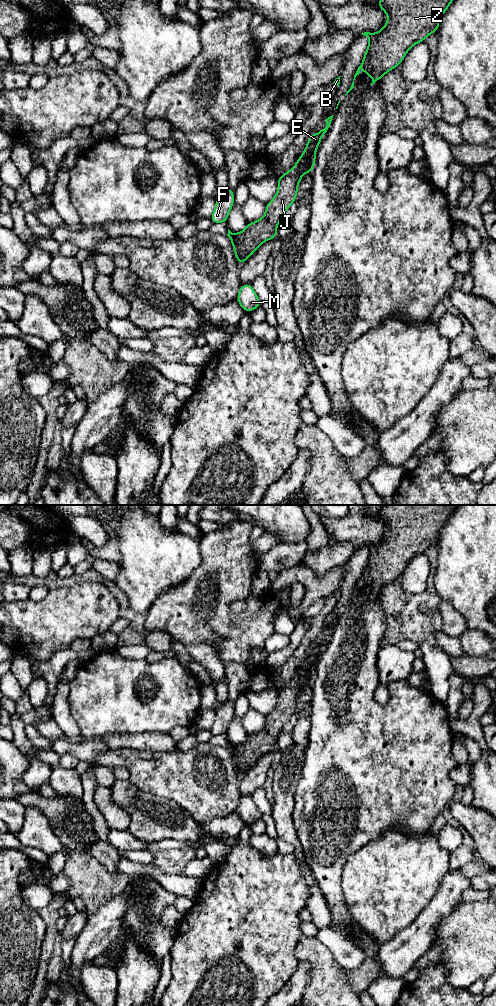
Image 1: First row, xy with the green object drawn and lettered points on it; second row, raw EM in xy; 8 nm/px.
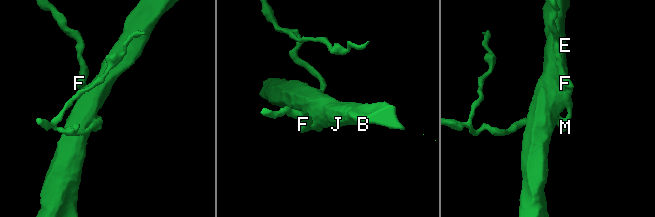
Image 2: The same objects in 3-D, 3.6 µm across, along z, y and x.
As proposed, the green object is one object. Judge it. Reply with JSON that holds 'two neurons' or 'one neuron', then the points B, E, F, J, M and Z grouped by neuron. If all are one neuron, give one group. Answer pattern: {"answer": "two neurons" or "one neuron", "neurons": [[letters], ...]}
{"answer": "two neurons", "neurons": [["B", "E", "J", "Z"], ["F", "M"]]}

